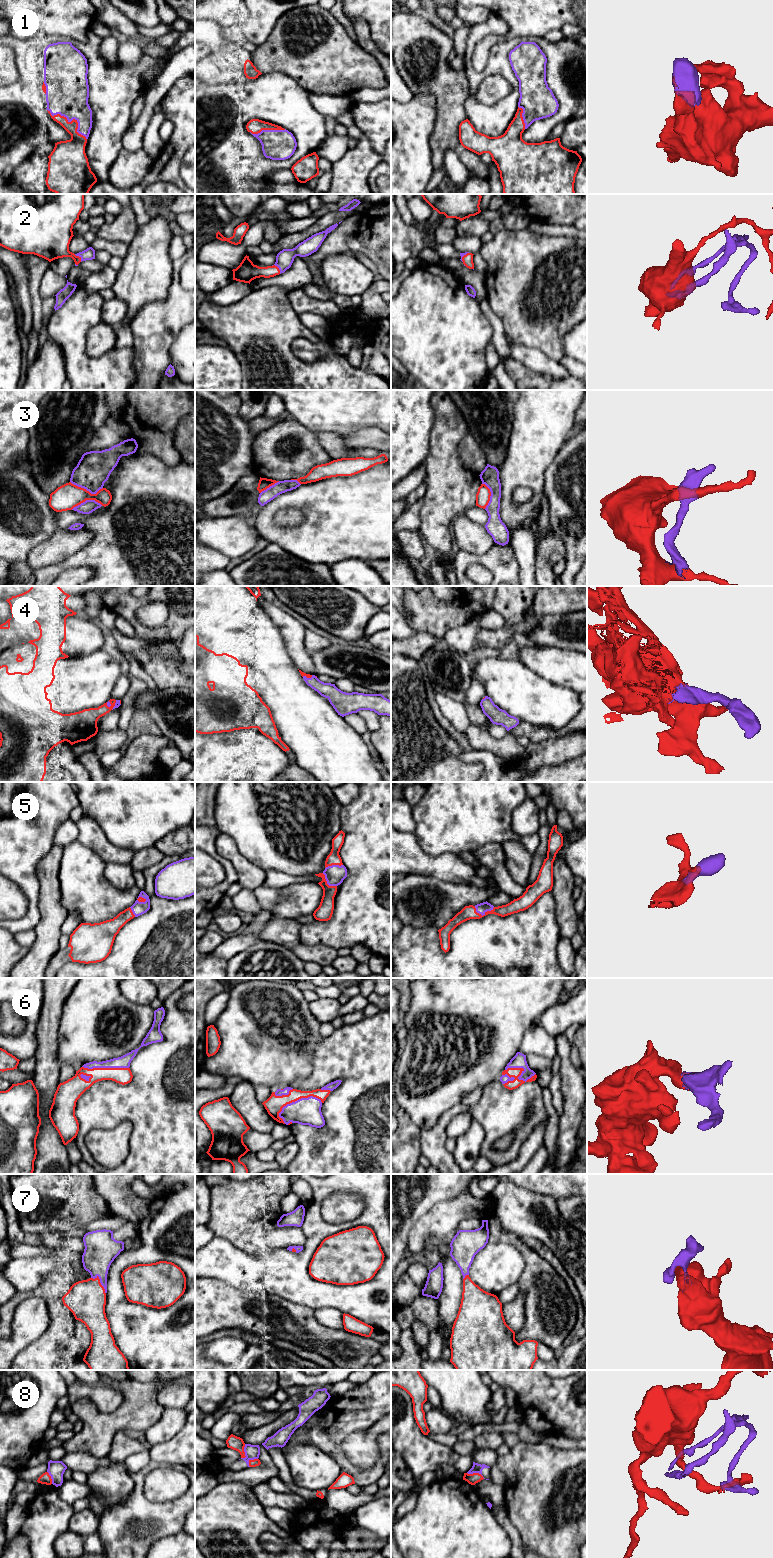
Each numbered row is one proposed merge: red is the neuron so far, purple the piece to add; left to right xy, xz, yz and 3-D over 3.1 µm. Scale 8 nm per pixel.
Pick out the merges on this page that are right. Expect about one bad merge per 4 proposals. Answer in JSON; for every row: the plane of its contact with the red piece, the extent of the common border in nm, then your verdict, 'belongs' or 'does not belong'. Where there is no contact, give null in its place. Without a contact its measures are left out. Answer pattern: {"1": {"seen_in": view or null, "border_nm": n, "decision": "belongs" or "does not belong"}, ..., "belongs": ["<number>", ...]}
{"1": {"seen_in": "xy", "border_nm": 400, "decision": "belongs"}, "2": {"seen_in": "xz", "border_nm": 100, "decision": "belongs"}, "3": {"seen_in": "xy", "border_nm": 280, "decision": "does not belong"}, "4": {"seen_in": "xy", "border_nm": 60, "decision": "belongs"}, "5": {"seen_in": "yz", "border_nm": 170, "decision": "belongs"}, "6": {"seen_in": "xz", "border_nm": 380, "decision": "belongs"}, "7": {"seen_in": "xy", "border_nm": 180, "decision": "belongs"}, "8": {"seen_in": "yz", "border_nm": 150, "decision": "does not belong"}, "belongs": ["1", "2", "4", "5", "6", "7"]}

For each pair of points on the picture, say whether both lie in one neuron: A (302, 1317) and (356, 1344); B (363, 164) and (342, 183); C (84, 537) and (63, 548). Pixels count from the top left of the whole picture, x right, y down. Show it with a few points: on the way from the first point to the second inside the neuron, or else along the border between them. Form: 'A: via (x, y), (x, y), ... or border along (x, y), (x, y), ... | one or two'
A: via (315, 1330), (326, 1341), (333, 1344), (343, 1344) | one
B: via (358, 167), (347, 178) | one
C: via (79, 538), (68, 543) | one

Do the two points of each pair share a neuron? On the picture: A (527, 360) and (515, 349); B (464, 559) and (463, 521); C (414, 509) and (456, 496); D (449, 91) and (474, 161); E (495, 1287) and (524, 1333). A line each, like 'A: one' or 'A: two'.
A: one
B: two
C: two
D: one
E: two

